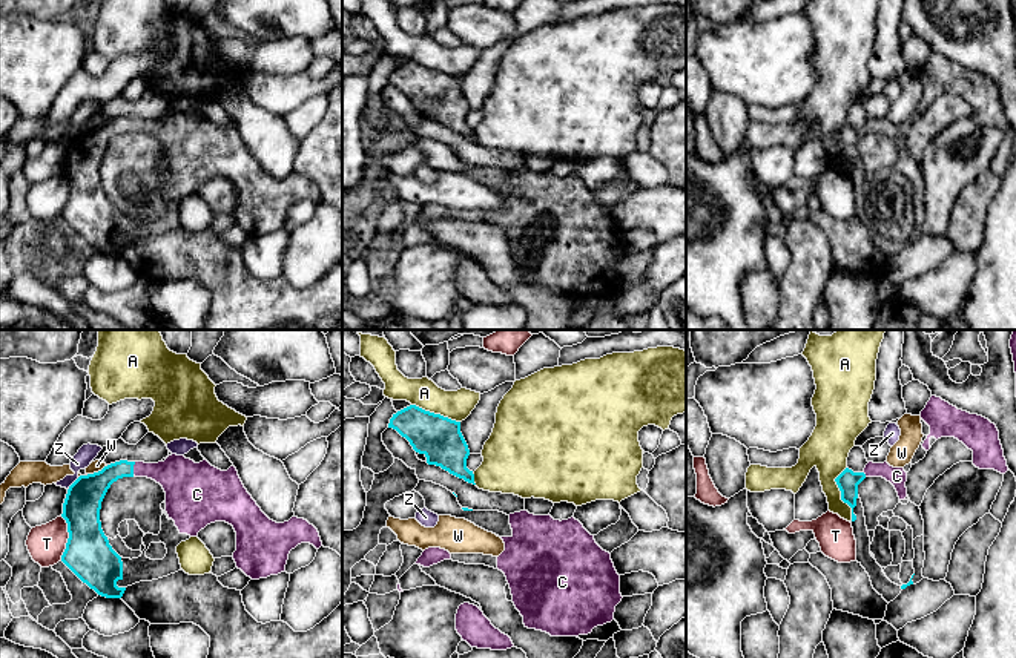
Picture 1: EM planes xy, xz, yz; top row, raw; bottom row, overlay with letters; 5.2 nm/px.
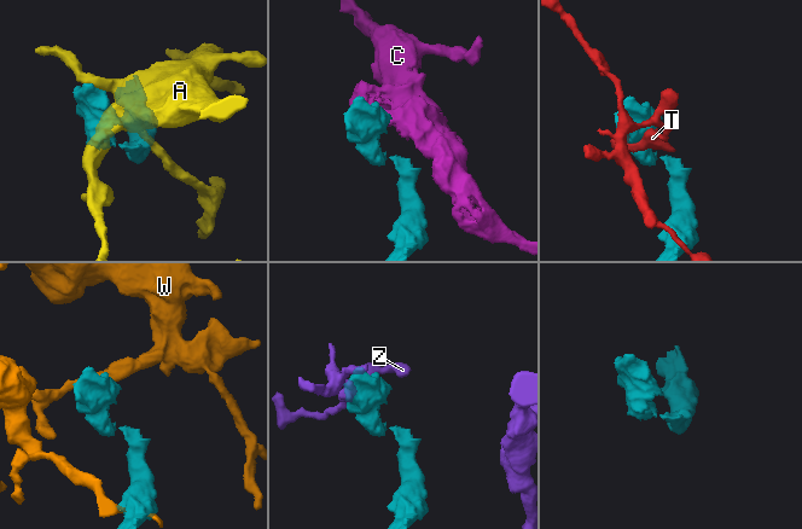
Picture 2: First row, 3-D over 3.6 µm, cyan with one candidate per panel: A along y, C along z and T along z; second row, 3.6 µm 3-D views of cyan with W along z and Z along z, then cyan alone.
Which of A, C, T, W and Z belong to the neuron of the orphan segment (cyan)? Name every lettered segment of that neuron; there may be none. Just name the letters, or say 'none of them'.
C

